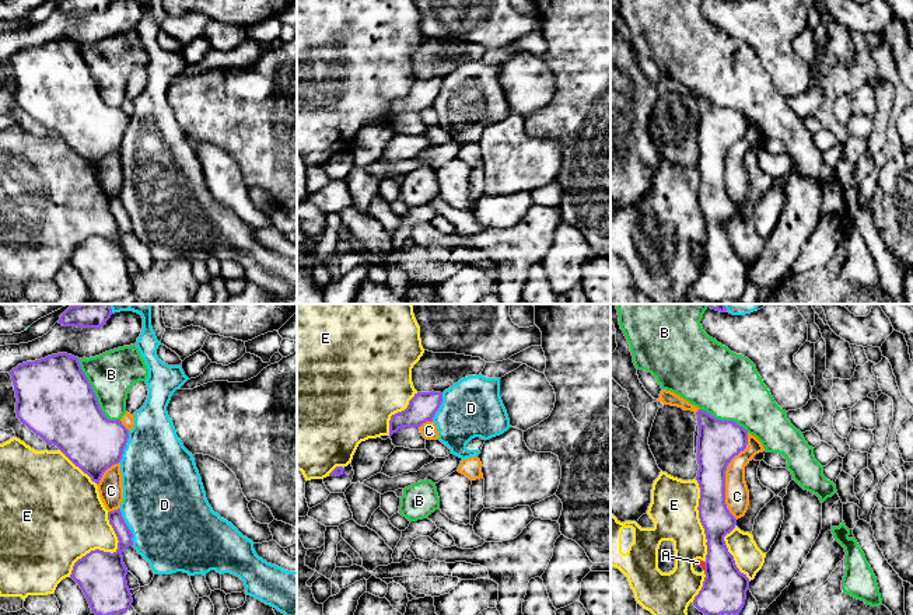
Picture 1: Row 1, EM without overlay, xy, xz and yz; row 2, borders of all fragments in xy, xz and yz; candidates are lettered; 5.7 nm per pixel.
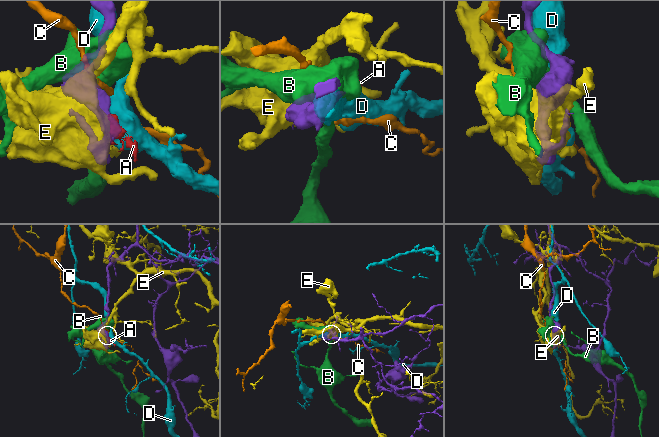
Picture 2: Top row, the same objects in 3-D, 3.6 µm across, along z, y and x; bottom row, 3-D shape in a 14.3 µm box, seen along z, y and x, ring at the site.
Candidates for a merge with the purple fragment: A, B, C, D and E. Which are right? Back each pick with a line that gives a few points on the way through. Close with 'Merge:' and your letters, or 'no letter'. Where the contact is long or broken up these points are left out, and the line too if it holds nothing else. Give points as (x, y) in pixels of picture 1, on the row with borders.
Merge: no letter

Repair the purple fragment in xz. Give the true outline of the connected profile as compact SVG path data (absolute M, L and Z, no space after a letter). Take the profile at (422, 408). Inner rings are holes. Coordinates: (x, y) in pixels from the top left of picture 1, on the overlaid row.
M431 391L414 394L405 410L391 416L389 437L402 427L420 427L426 422L433 422L441 402L441 392Z

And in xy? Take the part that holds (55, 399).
M57 353L18 364L8 374L15 391L15 413L20 422L46 445L56 445L92 482L98 485L104 472L120 462L129 430L120 420L109 420L102 413L78 357Z

